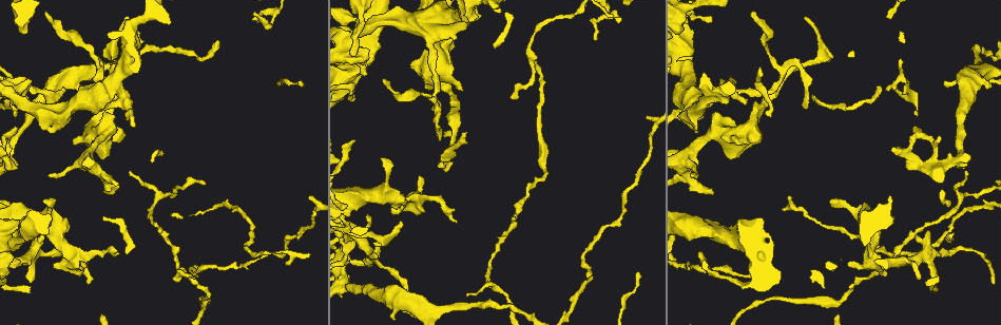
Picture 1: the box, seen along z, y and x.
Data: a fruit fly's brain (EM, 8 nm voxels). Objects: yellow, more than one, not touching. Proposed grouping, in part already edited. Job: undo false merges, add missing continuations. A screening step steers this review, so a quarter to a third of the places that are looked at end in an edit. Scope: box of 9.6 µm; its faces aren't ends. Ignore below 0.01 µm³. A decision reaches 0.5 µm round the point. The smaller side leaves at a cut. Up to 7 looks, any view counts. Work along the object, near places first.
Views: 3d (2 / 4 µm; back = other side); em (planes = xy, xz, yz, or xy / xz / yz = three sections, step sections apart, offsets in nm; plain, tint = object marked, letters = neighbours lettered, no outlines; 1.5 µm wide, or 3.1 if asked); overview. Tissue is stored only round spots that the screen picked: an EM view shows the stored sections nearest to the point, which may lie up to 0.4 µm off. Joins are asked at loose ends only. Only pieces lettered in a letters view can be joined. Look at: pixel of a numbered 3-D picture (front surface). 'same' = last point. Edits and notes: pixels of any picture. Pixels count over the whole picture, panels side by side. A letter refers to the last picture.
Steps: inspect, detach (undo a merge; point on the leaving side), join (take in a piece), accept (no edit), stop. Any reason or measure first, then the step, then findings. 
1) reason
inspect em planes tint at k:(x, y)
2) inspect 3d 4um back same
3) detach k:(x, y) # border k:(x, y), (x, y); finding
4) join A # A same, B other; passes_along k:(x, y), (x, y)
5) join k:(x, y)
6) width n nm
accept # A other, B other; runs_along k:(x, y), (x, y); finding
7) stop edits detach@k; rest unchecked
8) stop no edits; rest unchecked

tapers out
inspect 3d 2um at 1:(178, 282)

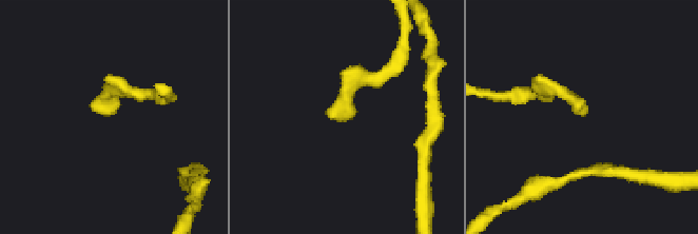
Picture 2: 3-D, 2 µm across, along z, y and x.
need the tissue
inspect em planes letters at 2:(586, 110)

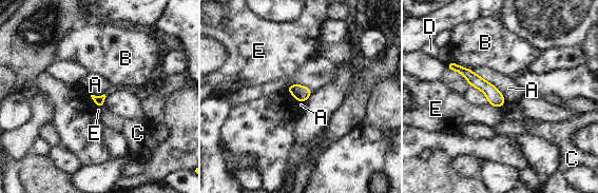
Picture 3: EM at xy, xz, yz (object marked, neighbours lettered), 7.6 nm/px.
width 70 nm
accept # A other, B other, C other, D other, E other; no lettered piece goes on from it

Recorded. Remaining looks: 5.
thin neck
inspect em planes letters at 1:(690, 266)

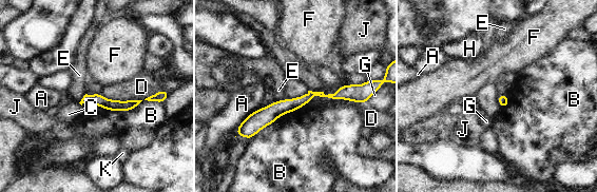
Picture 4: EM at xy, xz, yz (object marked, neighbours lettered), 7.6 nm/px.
width 90 nm
accept # A other, B other, C other, D other, E other, F other, G other, H other, J other, K other; border 4:(142, 100), (129, 110), (100, 107); all the same cell

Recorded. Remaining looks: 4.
free end
inspect 3d 4um back at 1:(80, 264)

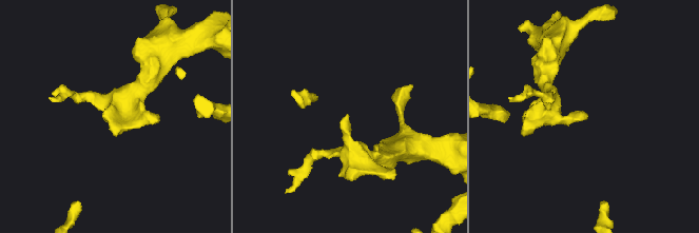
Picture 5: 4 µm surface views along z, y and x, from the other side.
now the EM
inspect em planes letters at 5:(585, 113)

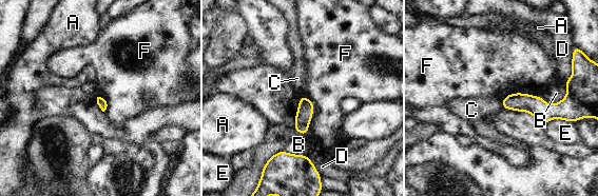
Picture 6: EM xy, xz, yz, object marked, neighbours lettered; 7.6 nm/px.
longest_contact F 340 nm
accept # A other, B other, C other, D other, E other, F other; runs_along 6:(568, 102), (560, 110), (504, 104); no lettered piece goes on from it

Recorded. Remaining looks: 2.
stop no edits; rest unchecked

